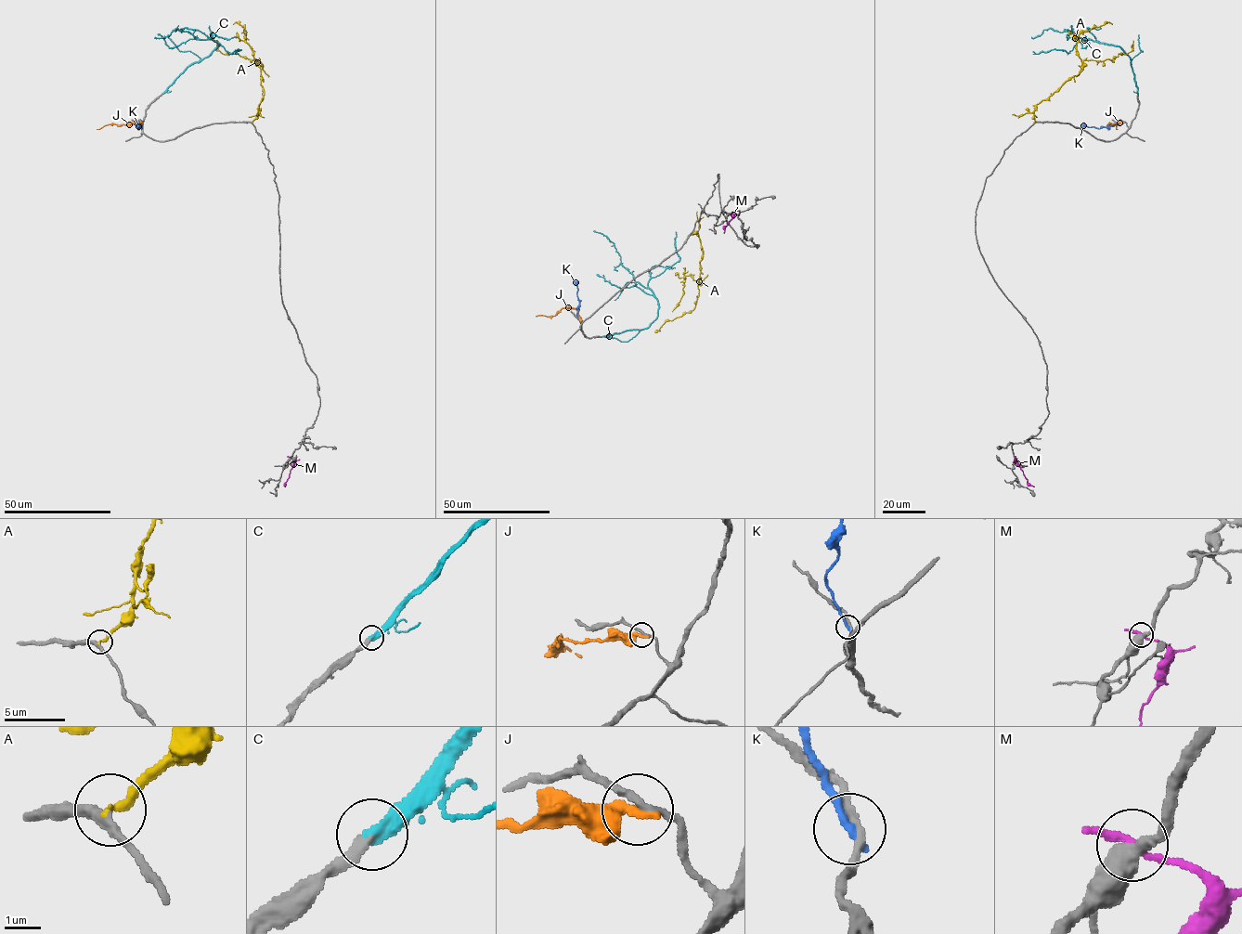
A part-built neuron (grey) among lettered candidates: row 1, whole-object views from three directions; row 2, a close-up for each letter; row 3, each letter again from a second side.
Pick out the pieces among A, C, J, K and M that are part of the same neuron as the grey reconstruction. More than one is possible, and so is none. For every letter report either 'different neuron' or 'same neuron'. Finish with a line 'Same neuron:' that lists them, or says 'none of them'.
A: same neuron
C: same neuron
J: different neuron
K: different neuron
M: different neuron
Same neuron: A, C

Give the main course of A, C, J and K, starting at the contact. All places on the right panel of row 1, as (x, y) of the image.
A: (1035, 122), (1035, 107), (1077, 76), (1083, 60), (1100, 61), (1127, 54), (1132, 40)
C: (1137, 94), (1130, 57), (1119, 46), (1051, 28), (1031, 37)
J: (1123, 122), (1108, 123), (1118, 124), (1117, 129)
K: (1123, 122), (1099, 128), (1081, 124)

